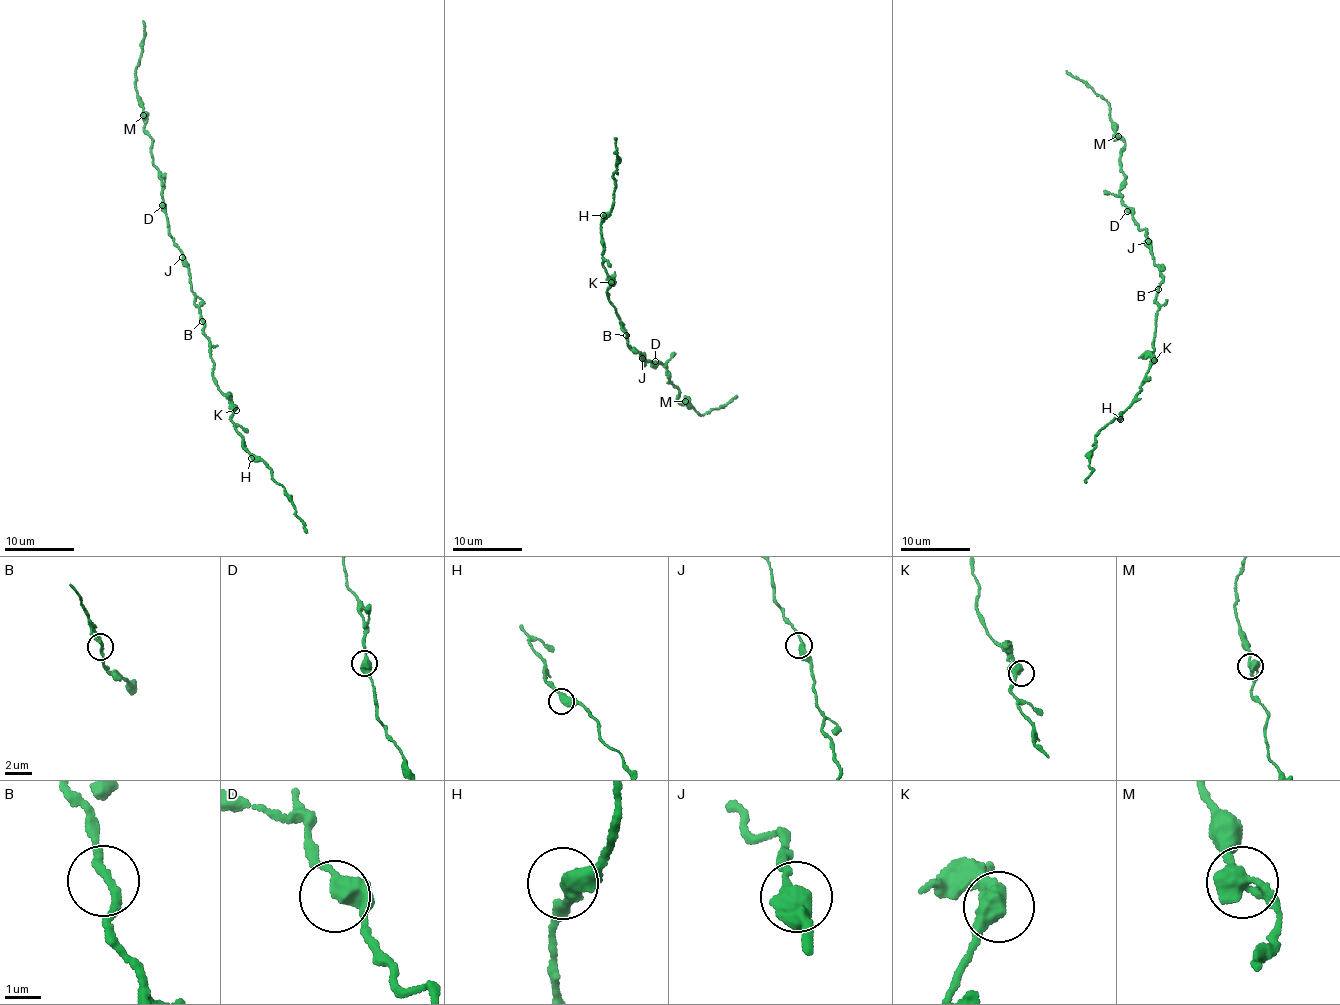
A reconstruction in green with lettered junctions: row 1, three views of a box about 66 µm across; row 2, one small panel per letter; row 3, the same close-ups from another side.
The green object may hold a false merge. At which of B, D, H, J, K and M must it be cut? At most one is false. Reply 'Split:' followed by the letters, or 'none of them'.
Split: none of them

